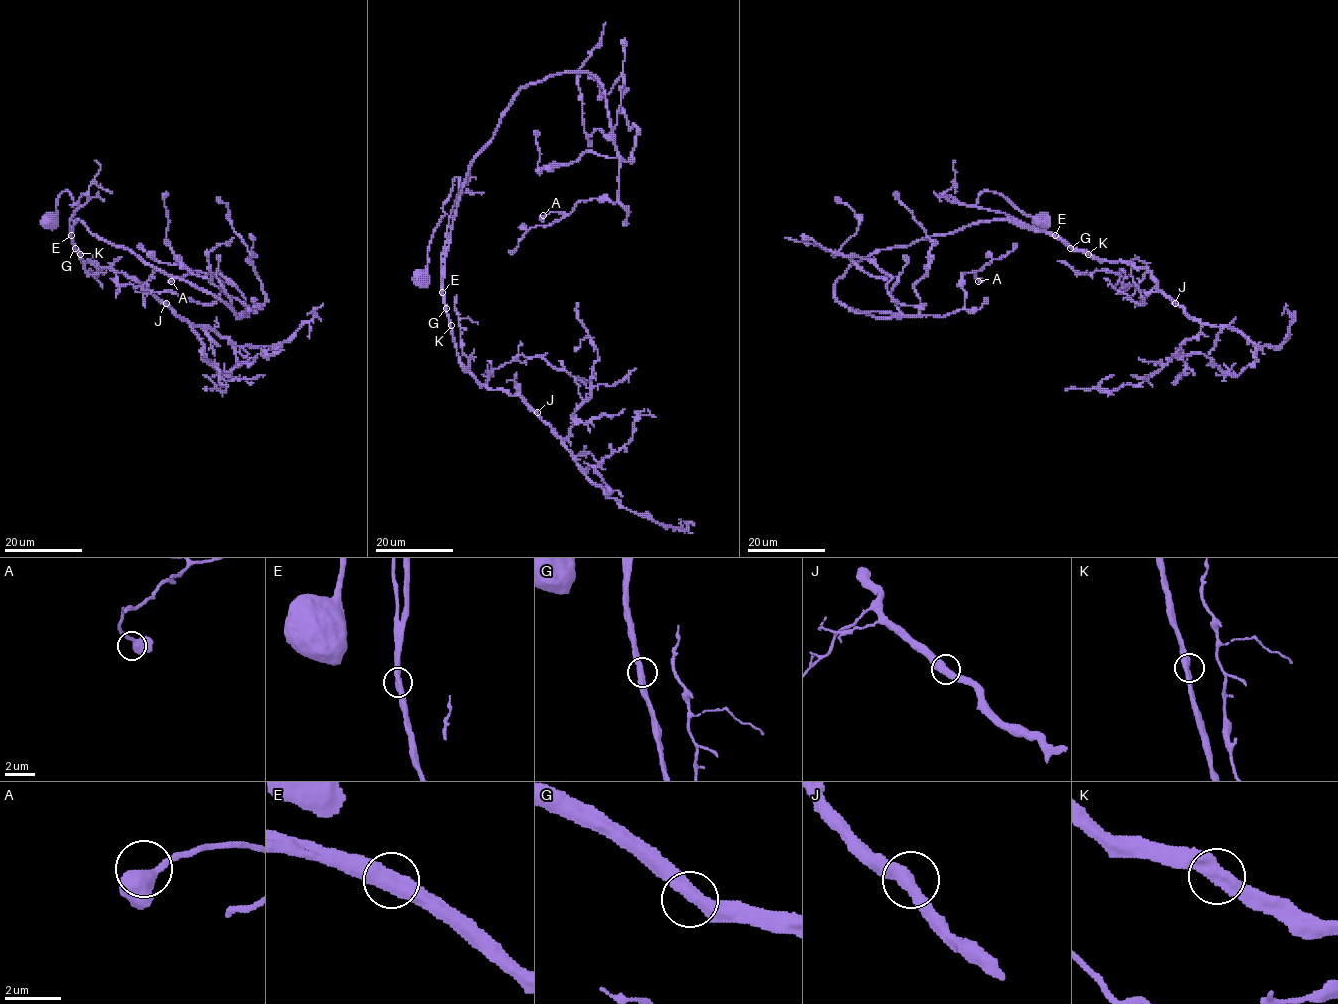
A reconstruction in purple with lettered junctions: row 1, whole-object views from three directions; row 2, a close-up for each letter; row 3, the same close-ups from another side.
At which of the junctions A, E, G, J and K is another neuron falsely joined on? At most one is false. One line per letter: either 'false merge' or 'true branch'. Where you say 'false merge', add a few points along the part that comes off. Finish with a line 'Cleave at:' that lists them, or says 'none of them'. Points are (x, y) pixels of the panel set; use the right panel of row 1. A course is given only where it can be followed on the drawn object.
A: true branch
E: true branch
G: true branch
J: true branch
K: true branch
Cleave at: none of them

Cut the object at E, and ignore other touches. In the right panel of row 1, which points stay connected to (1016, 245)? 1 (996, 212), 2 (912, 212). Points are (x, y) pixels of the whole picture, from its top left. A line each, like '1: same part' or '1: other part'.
1: other part
2: same part

